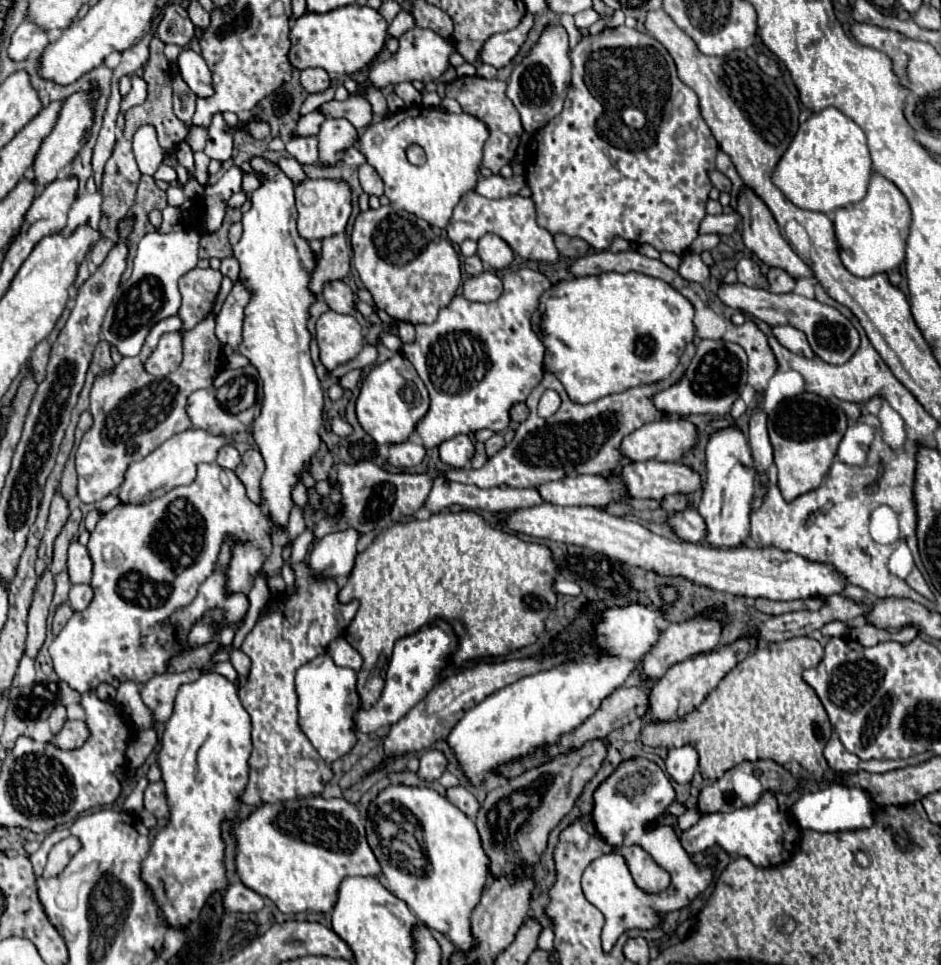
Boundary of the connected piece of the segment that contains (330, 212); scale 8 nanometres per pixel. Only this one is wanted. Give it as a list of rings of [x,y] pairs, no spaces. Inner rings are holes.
[[[302,180],[295,186],[295,203],[298,208],[298,232],[302,238],[322,240],[342,234],[352,212],[350,188],[344,180]]]

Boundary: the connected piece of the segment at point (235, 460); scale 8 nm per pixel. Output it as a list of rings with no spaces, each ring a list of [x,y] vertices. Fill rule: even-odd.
[[[222,446],[222,450],[218,450],[218,458],[216,462],[222,466],[222,468],[230,468],[234,470],[238,464],[240,464],[240,454],[234,446]]]

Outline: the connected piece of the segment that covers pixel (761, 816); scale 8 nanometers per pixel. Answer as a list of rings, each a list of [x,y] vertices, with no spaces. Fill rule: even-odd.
[[[764,792],[754,806],[744,806],[734,812],[718,812],[702,816],[698,824],[680,832],[680,842],[686,852],[698,854],[706,848],[720,844],[732,858],[746,856],[754,866],[776,866],[786,862],[800,842],[800,828],[782,812],[772,792]]]

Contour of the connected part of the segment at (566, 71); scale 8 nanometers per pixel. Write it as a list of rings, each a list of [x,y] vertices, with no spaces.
[[[550,24],[544,28],[538,42],[530,48],[522,62],[514,66],[506,88],[506,96],[520,112],[522,126],[530,136],[544,128],[556,114],[560,114],[566,90],[570,86],[570,70],[572,64],[568,56],[568,34],[560,24]]]

